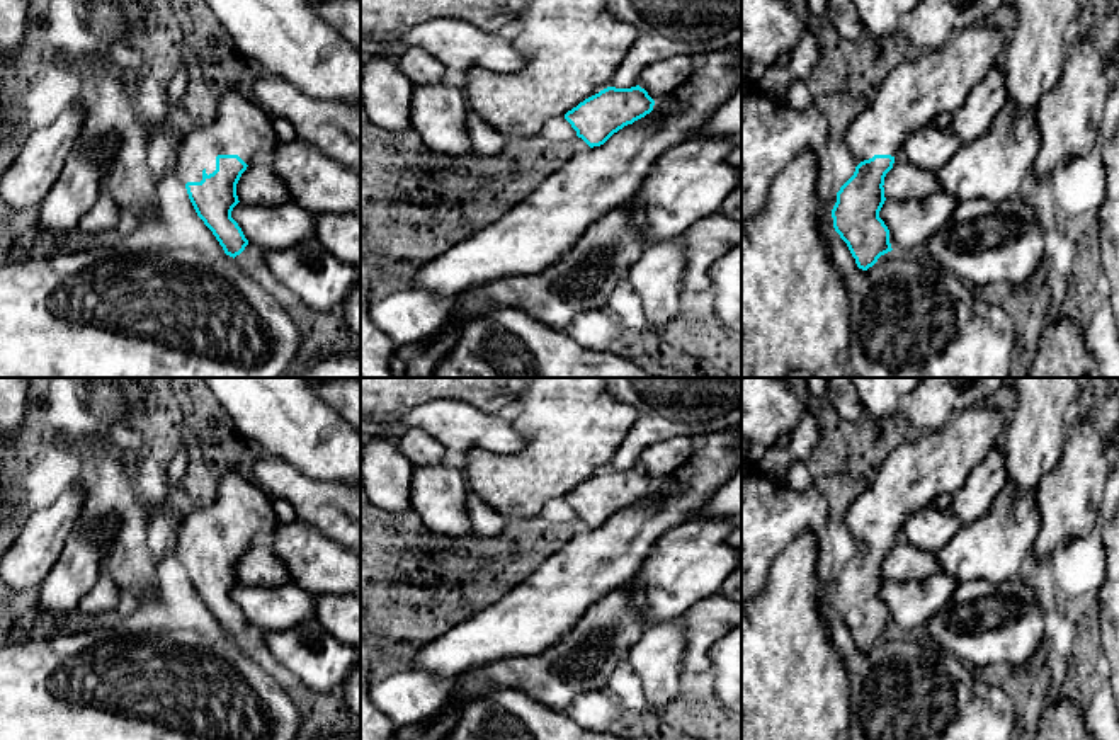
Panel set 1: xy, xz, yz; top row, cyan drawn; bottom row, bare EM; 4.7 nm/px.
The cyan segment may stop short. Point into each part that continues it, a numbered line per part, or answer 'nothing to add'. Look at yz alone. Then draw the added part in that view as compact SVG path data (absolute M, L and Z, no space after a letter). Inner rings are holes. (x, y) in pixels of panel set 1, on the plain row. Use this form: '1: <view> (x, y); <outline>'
1: yz (914, 475); M986 403L966 410L939 432L920 434L915 441L896 447L844 517L844 524L855 546L874 536L891 536L896 539L910 514L932 505L940 495L961 490L971 470L998 446L1003 424L1003 413Z

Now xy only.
1: xy (242, 509); M238 468L221 473L218 497L209 507L189 507L173 532L175 556L185 566L216 551L218 536L238 536L247 546L269 538L279 526L272 497Z

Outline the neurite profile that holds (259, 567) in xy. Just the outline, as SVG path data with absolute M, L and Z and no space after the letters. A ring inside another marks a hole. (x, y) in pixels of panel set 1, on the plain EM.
M267 538L255 539L236 565L241 585L281 587L291 582L286 565L275 556Z

